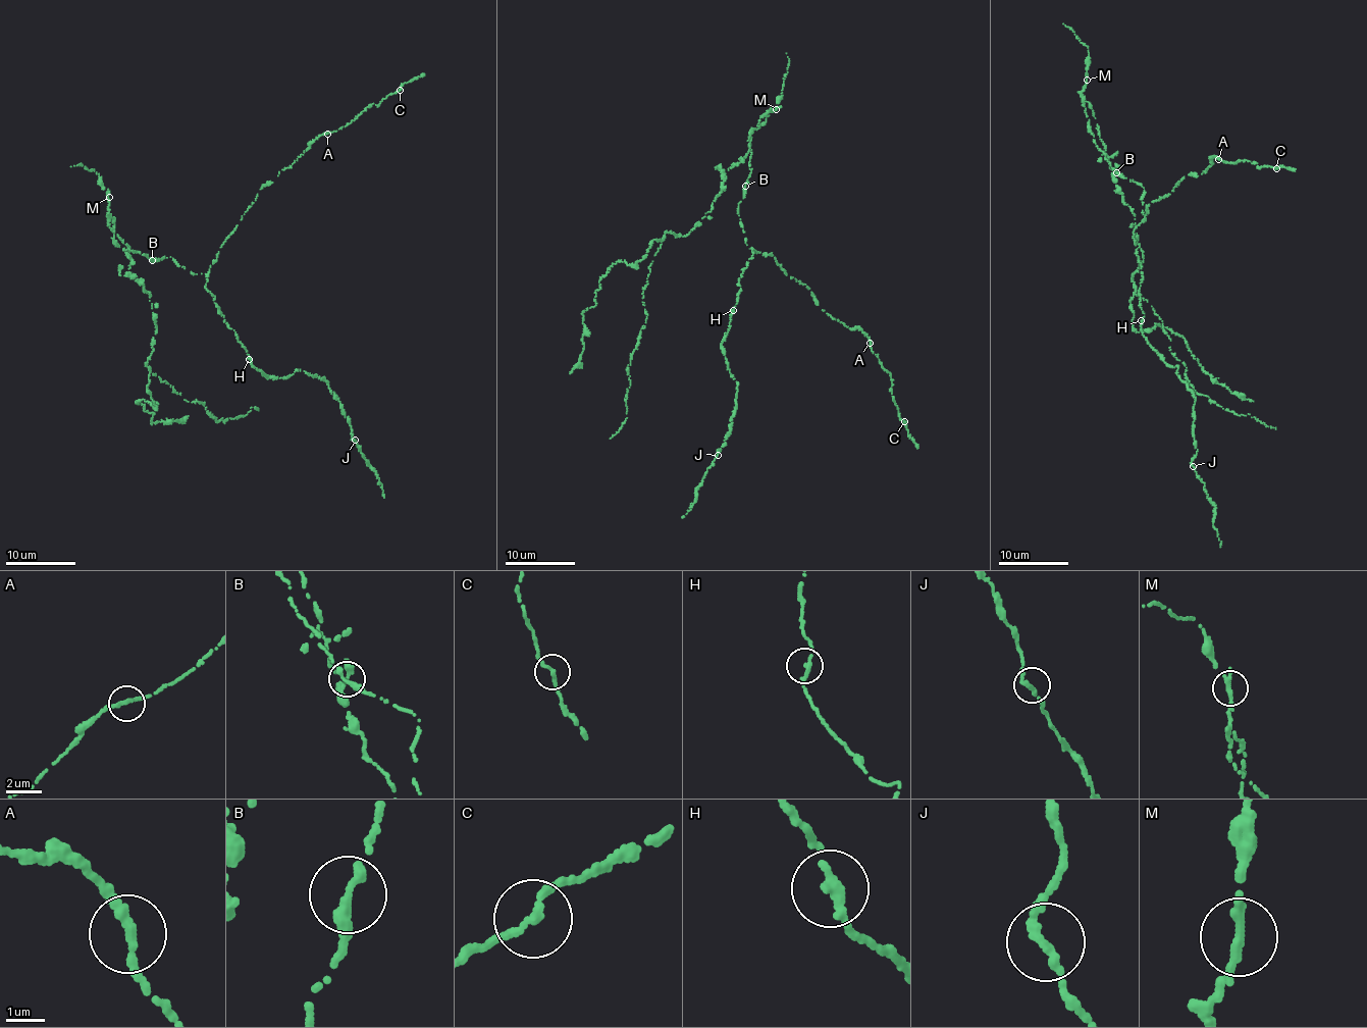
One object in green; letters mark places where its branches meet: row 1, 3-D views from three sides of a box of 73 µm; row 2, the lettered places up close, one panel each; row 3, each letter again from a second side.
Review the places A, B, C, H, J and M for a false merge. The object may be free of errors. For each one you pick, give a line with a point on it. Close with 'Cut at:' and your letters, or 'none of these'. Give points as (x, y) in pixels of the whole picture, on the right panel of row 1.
M: (1087, 80)
Cut at: M

